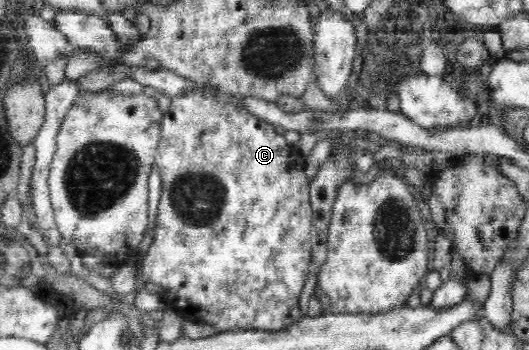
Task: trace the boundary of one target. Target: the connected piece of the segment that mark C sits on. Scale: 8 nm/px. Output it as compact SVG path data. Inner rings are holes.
M202 86L198 90L185 91L184 94L178 94L171 98L171 105L168 112L164 113L161 122L161 134L159 140L159 146L157 153L155 154L155 166L157 166L156 172L161 178L162 187L162 200L160 200L160 206L158 206L158 220L155 222L155 228L153 230L154 237L145 257L141 262L141 274L144 276L145 280L152 282L154 284L160 284L162 291L161 297L165 304L168 306L173 306L175 311L184 318L186 321L196 321L203 322L204 324L209 324L213 326L218 332L224 330L265 330L265 331L279 331L282 329L287 329L290 325L294 325L295 322L300 320L300 307L298 302L300 302L300 292L304 288L304 282L308 278L309 266L311 263L311 244L310 244L310 231L312 228L312 217L313 210L311 207L310 197L309 197L309 181L305 173L305 166L296 166L296 162L300 160L294 160L292 156L292 148L286 144L284 140L284 134L276 133L273 124L266 122L262 118L258 118L256 115L251 114L247 107L242 105L242 99L236 97L235 95L227 94L226 91L217 91L215 88L210 88L209 86Z

